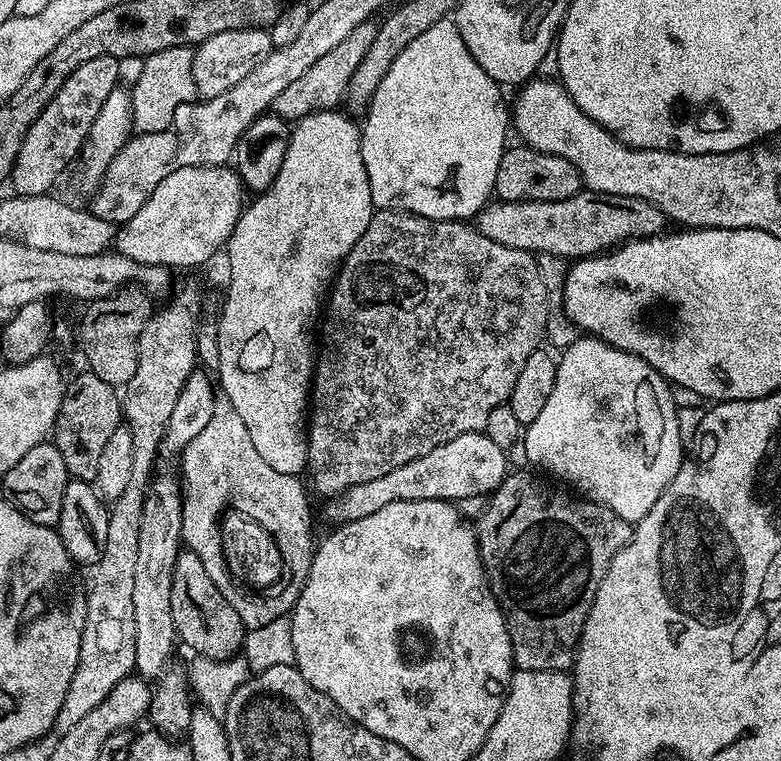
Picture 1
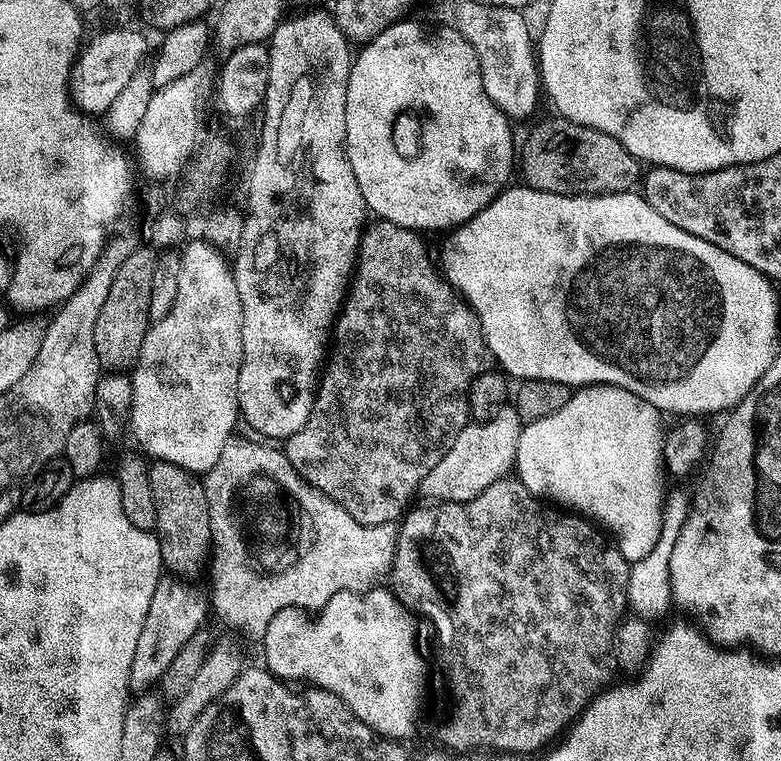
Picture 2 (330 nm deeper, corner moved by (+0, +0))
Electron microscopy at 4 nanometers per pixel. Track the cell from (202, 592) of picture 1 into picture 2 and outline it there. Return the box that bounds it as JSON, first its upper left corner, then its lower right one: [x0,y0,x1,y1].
[148,460,214,578]

